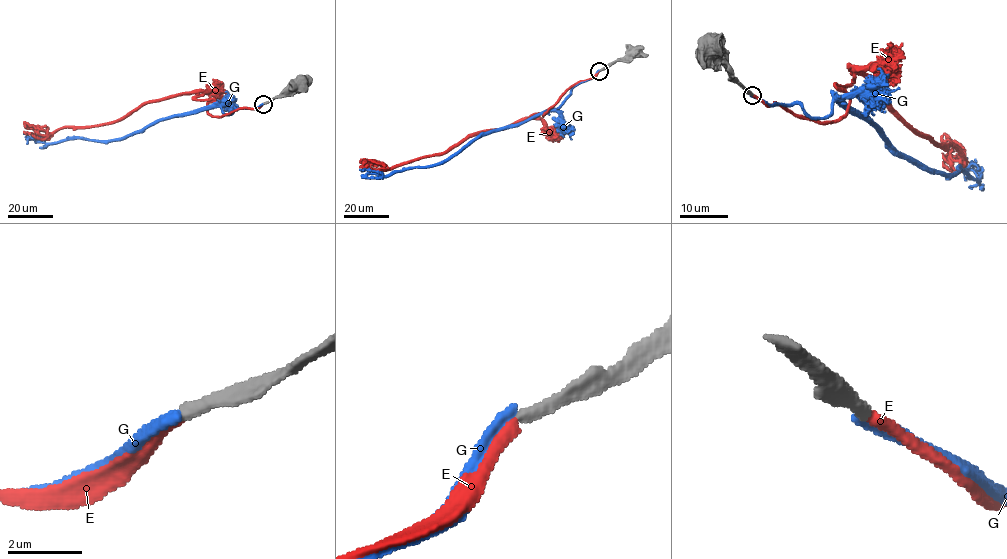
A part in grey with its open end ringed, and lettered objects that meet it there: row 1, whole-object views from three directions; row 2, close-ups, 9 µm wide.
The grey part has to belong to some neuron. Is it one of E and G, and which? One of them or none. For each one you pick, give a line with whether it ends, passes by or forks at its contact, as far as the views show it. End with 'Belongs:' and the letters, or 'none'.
E: It ends there
Belongs: E

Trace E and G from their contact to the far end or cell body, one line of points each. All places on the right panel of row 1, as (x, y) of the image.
E: (752, 95), (837, 121), (849, 102), (840, 87), (855, 71), (915, 131), (950, 144), (965, 163), (944, 159)
G: (752, 94), (769, 105), (798, 103), (816, 118), (841, 101), (913, 163), (978, 179), (974, 168)

